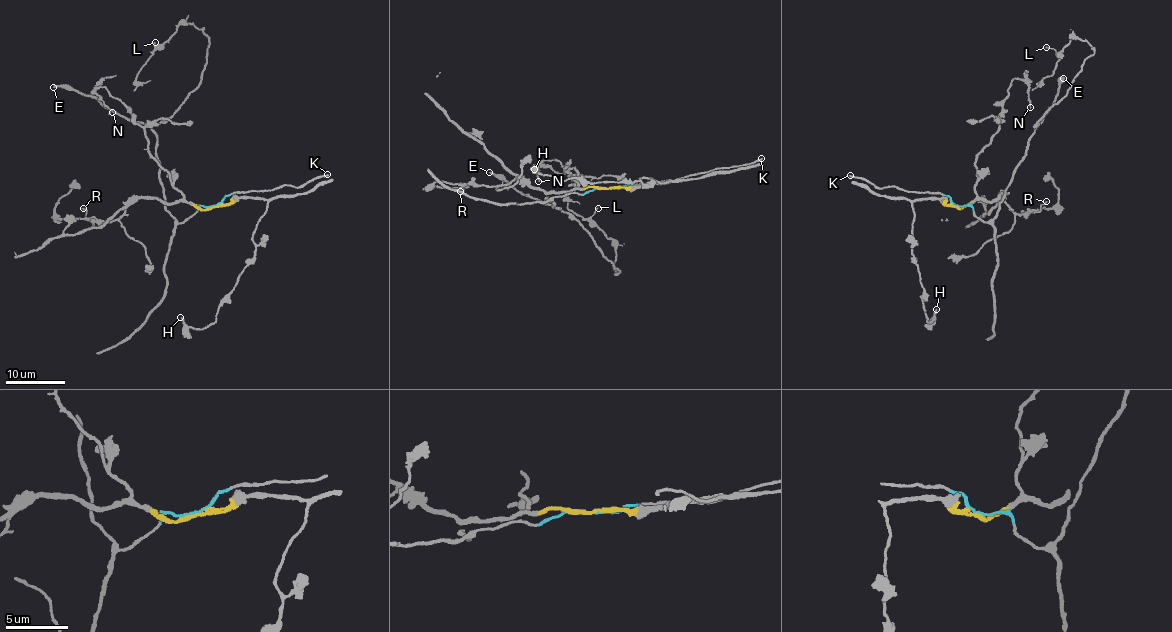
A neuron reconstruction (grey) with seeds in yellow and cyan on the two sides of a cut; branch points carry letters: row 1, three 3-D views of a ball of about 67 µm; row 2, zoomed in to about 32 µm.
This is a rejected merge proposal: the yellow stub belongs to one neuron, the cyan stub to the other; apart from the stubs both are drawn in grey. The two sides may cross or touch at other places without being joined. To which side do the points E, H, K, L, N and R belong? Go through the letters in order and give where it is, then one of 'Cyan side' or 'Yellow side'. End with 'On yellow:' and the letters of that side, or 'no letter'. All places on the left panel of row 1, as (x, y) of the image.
E: Place: (53, 87). Cyan side
H: Place: (180, 317). Yellow side
K: Place: (327, 174). Cyan side
L: Place: (155, 42). Cyan side
N: Place: (112, 112). Yellow side
R: Place: (83, 208). Yellow side
On yellow: H, N, R

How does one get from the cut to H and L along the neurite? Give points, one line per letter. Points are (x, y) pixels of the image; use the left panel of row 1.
H: (213, 206), (239, 198), (267, 201), (252, 238), (253, 259), (216, 320), (201, 329), (189, 328), (181, 317)
L: (213, 205), (175, 222), (151, 126), (197, 87), (209, 41), (193, 23), (154, 42)

